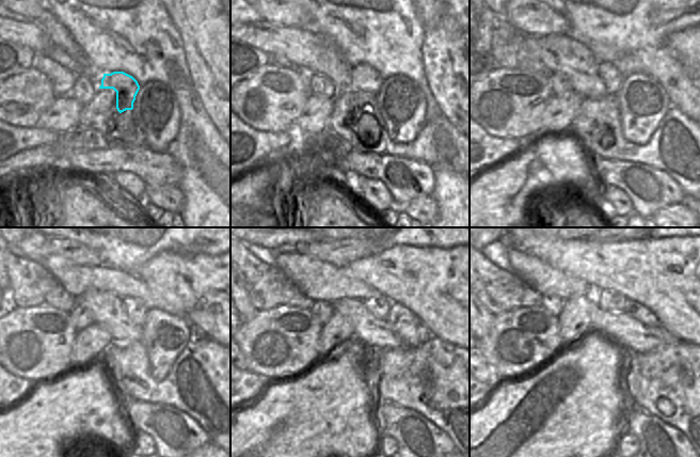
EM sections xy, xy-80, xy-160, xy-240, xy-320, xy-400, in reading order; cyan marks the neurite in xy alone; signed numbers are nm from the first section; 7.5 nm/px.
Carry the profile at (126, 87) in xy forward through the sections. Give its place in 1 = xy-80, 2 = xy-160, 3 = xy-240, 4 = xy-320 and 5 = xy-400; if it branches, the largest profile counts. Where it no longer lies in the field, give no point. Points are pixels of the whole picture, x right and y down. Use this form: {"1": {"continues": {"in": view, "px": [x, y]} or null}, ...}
{"1": {"continues": {"in": "xy-80", "px": [365, 79]}}, "2": {"continues": {"in": "xy-160", "px": [613, 78]}}, "3": {"continues": {"in": "xy-240", "px": [136, 310]}}, "4": {"continues": {"in": "xy-320", "px": [378, 304]}}, "5": {"continues": {"in": "xy-400", "px": [611, 301]}}}

